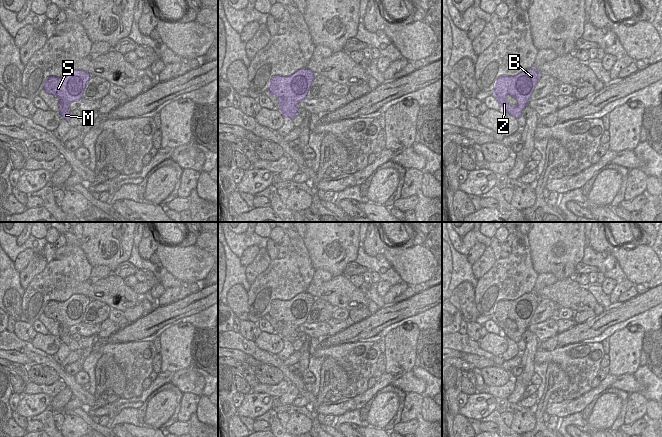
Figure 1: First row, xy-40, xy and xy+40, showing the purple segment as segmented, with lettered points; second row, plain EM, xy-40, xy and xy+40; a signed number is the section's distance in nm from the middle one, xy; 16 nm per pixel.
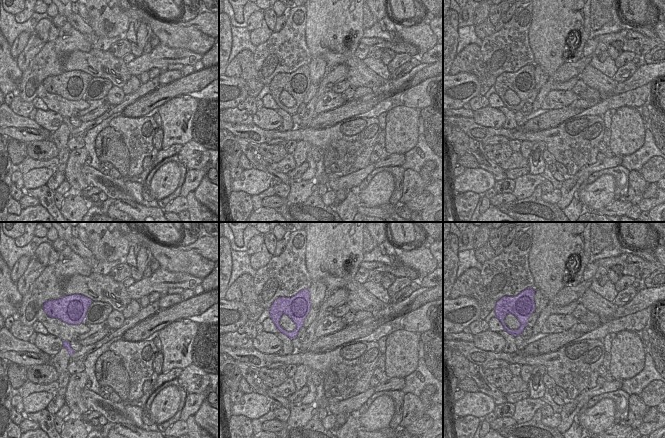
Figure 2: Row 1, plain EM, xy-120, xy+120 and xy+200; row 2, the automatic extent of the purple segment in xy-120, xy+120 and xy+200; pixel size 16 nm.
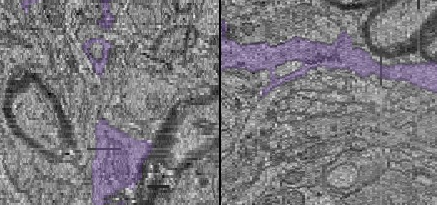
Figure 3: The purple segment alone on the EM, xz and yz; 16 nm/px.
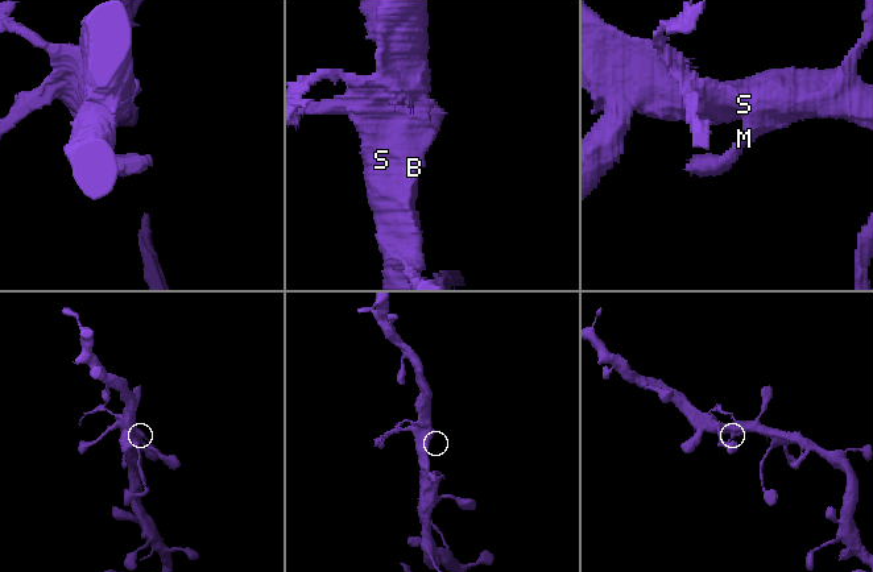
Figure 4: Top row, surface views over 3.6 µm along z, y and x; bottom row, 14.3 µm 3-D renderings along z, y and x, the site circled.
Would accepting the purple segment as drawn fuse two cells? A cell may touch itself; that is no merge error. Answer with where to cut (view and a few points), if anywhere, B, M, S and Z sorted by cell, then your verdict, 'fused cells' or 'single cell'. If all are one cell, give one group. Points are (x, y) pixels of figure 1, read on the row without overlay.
cut none; groups B M S Z; single cell

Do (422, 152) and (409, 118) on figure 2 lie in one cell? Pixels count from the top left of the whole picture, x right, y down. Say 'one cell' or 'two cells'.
two cells

